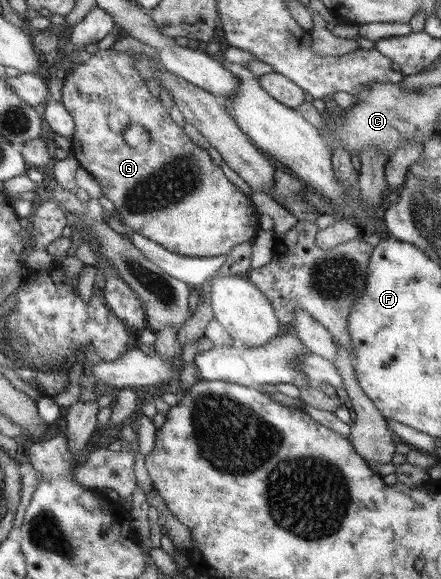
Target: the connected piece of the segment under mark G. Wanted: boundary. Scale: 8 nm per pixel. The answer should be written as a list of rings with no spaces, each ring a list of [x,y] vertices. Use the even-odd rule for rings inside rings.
[[[111,48],[96,51],[63,79],[61,104],[74,118],[72,157],[98,181],[103,195],[115,205],[114,214],[124,224],[172,253],[184,257],[220,257],[239,243],[251,242],[261,228],[260,213],[250,196],[230,182],[207,151],[193,143],[184,128],[172,120],[162,101],[150,93],[145,80],[141,79],[134,60],[130,53]],[[132,122],[150,132],[148,144],[132,148],[124,142],[122,132]]]

